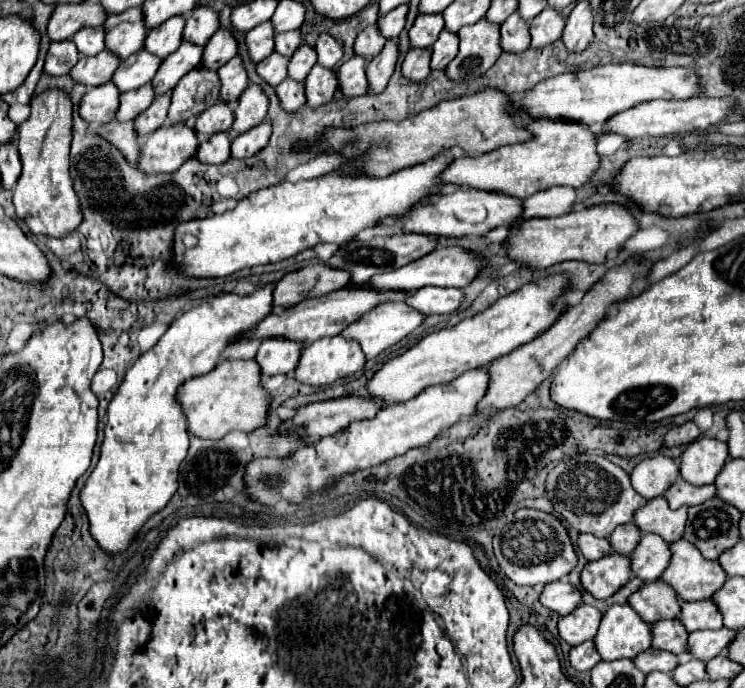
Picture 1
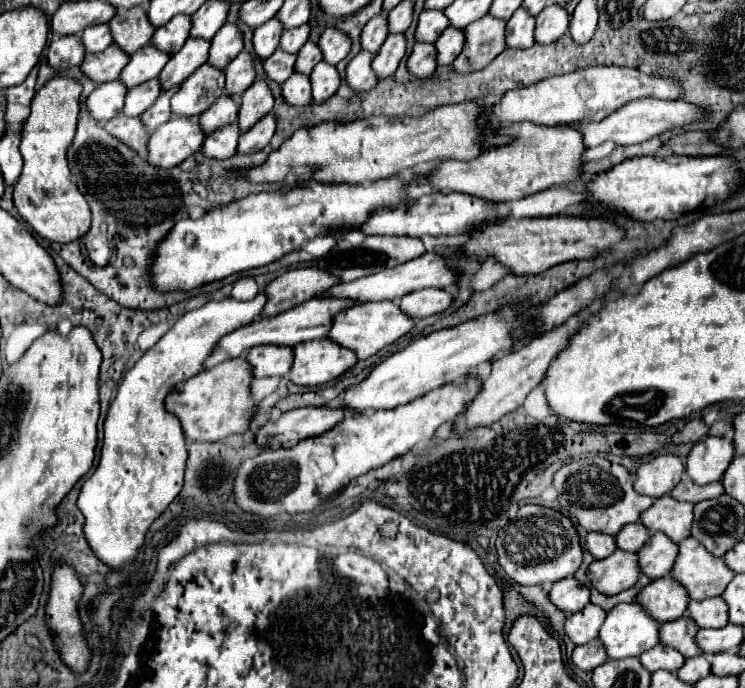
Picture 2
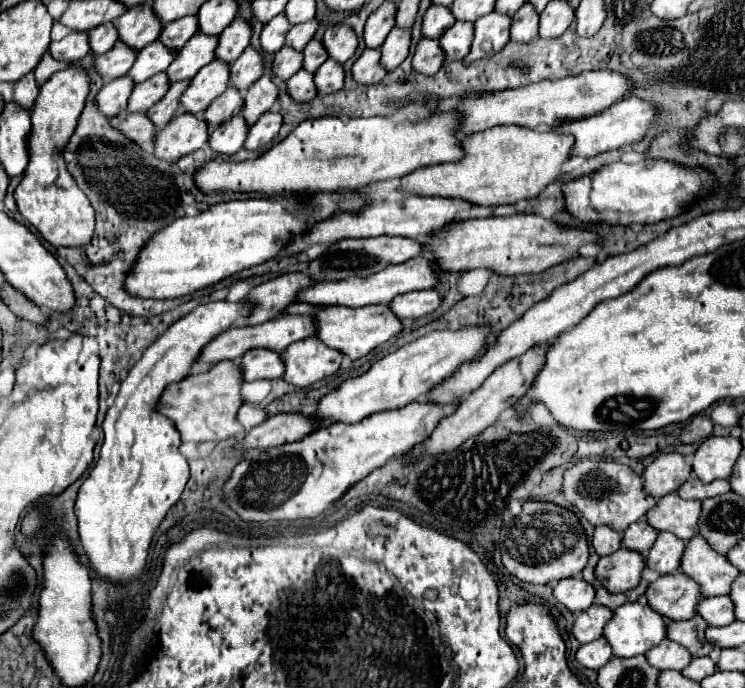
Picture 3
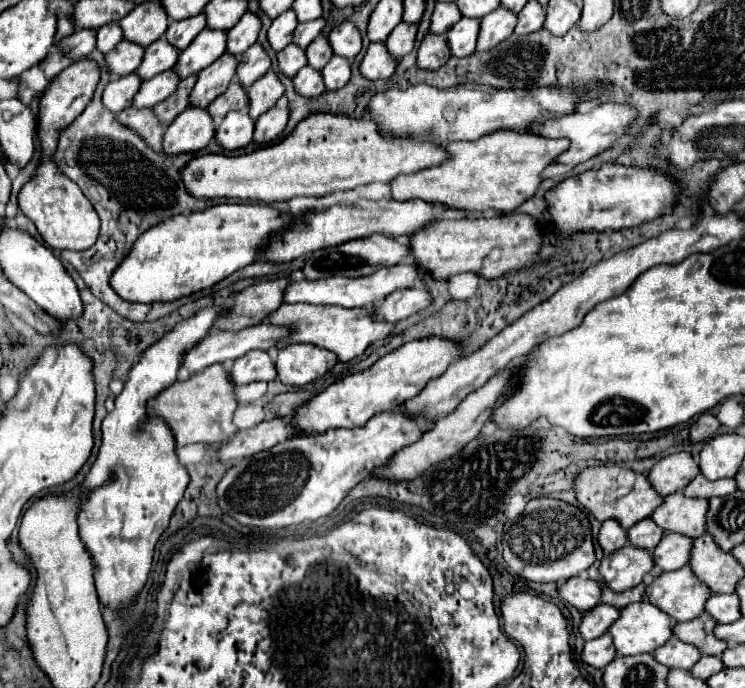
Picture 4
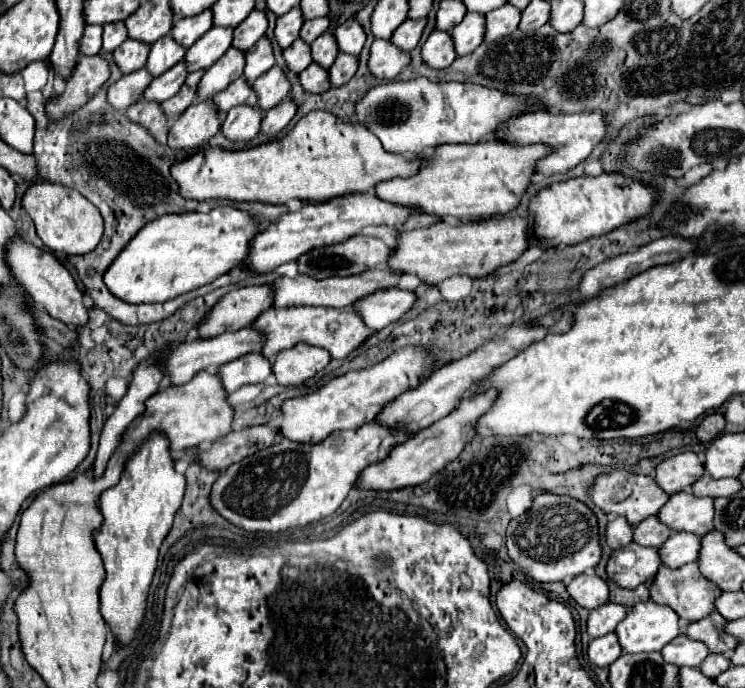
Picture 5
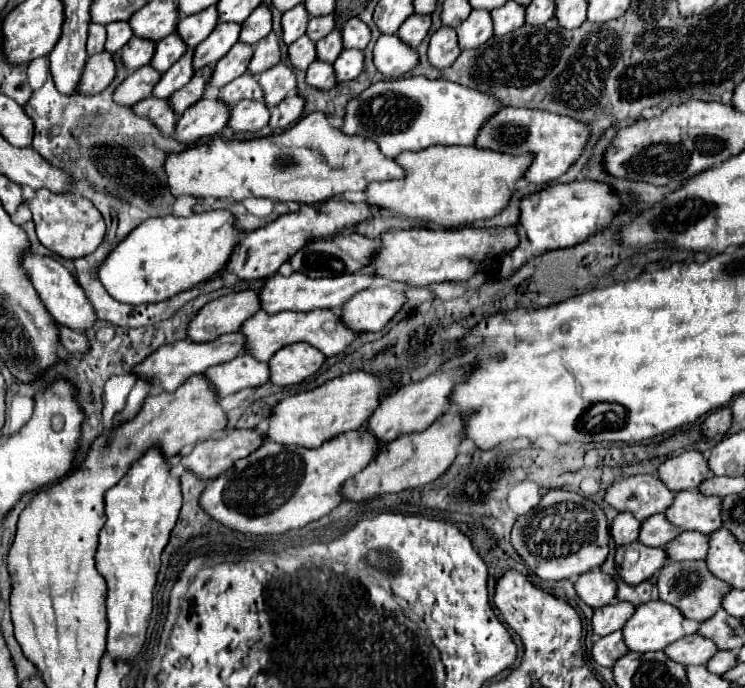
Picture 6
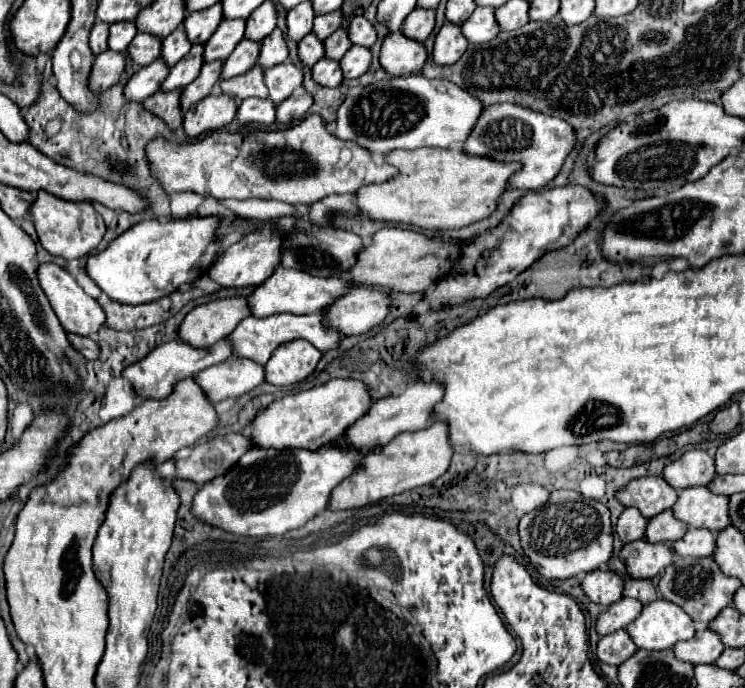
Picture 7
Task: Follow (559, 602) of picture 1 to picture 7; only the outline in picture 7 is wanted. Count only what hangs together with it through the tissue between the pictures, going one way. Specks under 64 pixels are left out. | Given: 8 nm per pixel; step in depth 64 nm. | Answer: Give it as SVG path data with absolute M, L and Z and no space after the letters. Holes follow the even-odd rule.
M594 570L588 572L582 580L580 586L584 594L598 606L610 606L622 598L622 578L610 570Z

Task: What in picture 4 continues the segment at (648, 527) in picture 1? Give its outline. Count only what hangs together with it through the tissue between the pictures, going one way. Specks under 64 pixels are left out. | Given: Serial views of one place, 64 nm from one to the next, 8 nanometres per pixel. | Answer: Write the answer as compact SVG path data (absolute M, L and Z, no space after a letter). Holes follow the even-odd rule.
M674 492L662 500L650 518L666 532L678 532L696 538L704 534L706 512L708 500L686 498L682 492Z

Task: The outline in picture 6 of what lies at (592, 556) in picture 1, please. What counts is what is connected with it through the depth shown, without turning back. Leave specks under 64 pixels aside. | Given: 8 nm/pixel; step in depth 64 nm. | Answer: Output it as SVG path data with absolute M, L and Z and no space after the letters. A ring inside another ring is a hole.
M618 514L614 522L610 524L610 536L614 538L616 546L626 546L634 540L638 540L638 530L640 522L632 514Z

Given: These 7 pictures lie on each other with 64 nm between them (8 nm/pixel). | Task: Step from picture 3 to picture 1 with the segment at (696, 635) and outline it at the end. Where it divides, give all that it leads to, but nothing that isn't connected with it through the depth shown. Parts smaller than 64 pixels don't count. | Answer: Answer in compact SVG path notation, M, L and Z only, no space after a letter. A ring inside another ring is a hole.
M658 620L656 624L652 624L652 648L656 650L684 654L686 640L688 634L684 632L684 626L680 626L678 620Z

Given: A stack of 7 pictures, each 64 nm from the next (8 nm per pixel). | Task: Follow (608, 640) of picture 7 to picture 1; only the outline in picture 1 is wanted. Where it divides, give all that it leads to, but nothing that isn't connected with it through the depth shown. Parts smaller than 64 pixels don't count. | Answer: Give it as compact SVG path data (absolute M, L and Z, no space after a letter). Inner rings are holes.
M586 640L570 650L570 666L574 670L590 670L600 662L600 654L596 652L592 640Z

